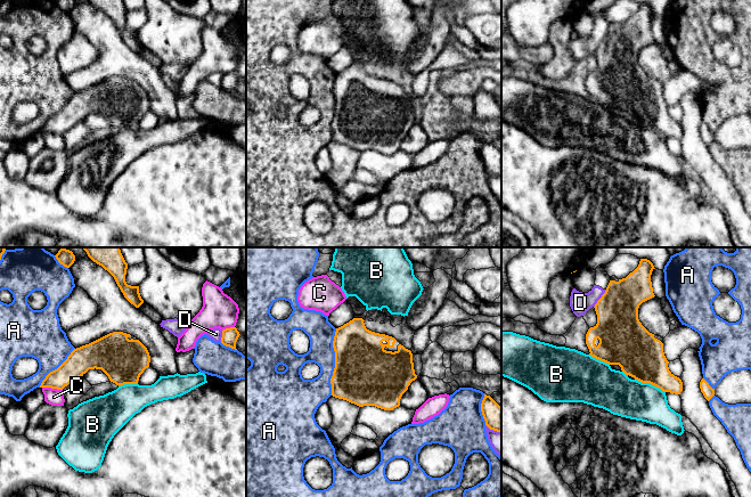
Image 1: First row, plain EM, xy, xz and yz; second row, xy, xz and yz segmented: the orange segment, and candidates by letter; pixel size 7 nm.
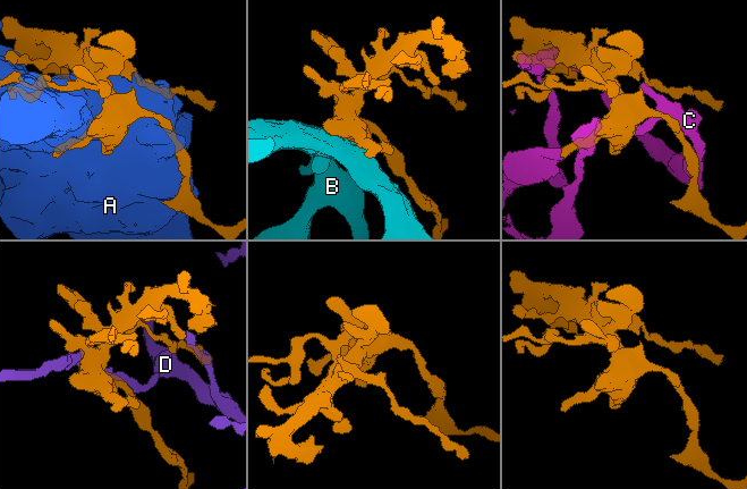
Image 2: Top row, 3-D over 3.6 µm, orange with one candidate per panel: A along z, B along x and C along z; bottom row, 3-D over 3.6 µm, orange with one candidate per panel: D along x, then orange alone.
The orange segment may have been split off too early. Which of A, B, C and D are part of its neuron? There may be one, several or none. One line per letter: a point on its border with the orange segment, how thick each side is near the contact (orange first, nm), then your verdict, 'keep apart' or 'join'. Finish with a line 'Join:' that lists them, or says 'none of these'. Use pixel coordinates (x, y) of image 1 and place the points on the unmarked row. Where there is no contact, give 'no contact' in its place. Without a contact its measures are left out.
A: xz (335, 106) | 440/190 nm | keep apart
B: yz (650, 128) | 320/280 nm | keep apart
C: xy (52, 132) | 170/120 nm | keep apart
D: yz (600, 43) | 320/150 nm | keep apart
Join: none of these

